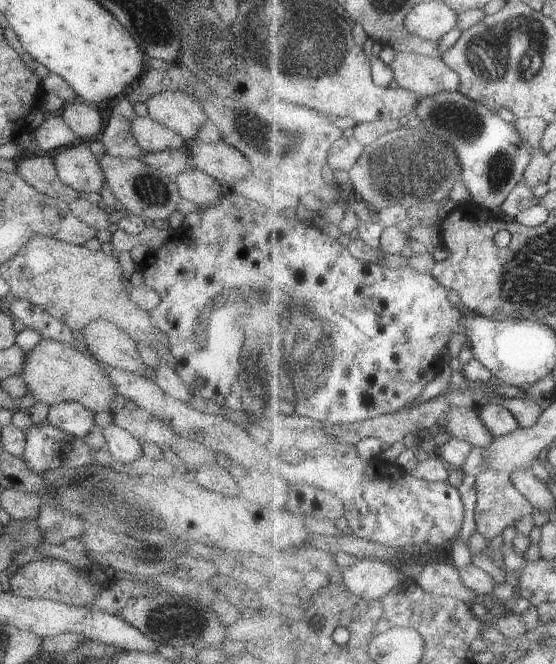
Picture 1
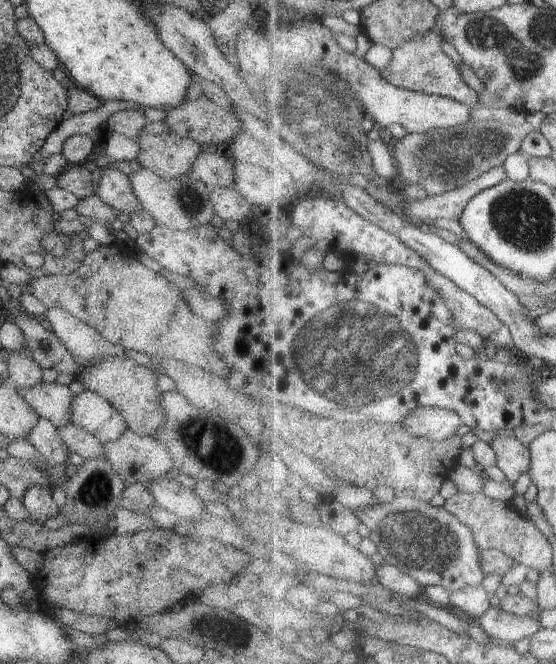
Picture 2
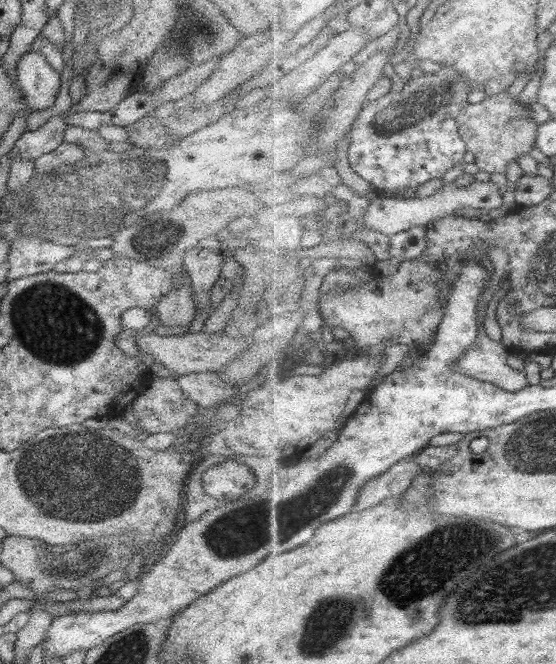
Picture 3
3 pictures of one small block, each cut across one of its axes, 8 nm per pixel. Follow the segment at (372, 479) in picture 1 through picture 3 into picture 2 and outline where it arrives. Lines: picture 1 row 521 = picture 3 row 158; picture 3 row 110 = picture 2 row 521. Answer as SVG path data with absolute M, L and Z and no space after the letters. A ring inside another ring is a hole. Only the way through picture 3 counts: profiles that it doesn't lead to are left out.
M395 495L386 503L359 507L353 512L370 530L370 539L385 562L416 578L424 587L441 585L448 591L477 586L486 574L478 560L479 548L474 534L444 506L436 507L421 499Z

